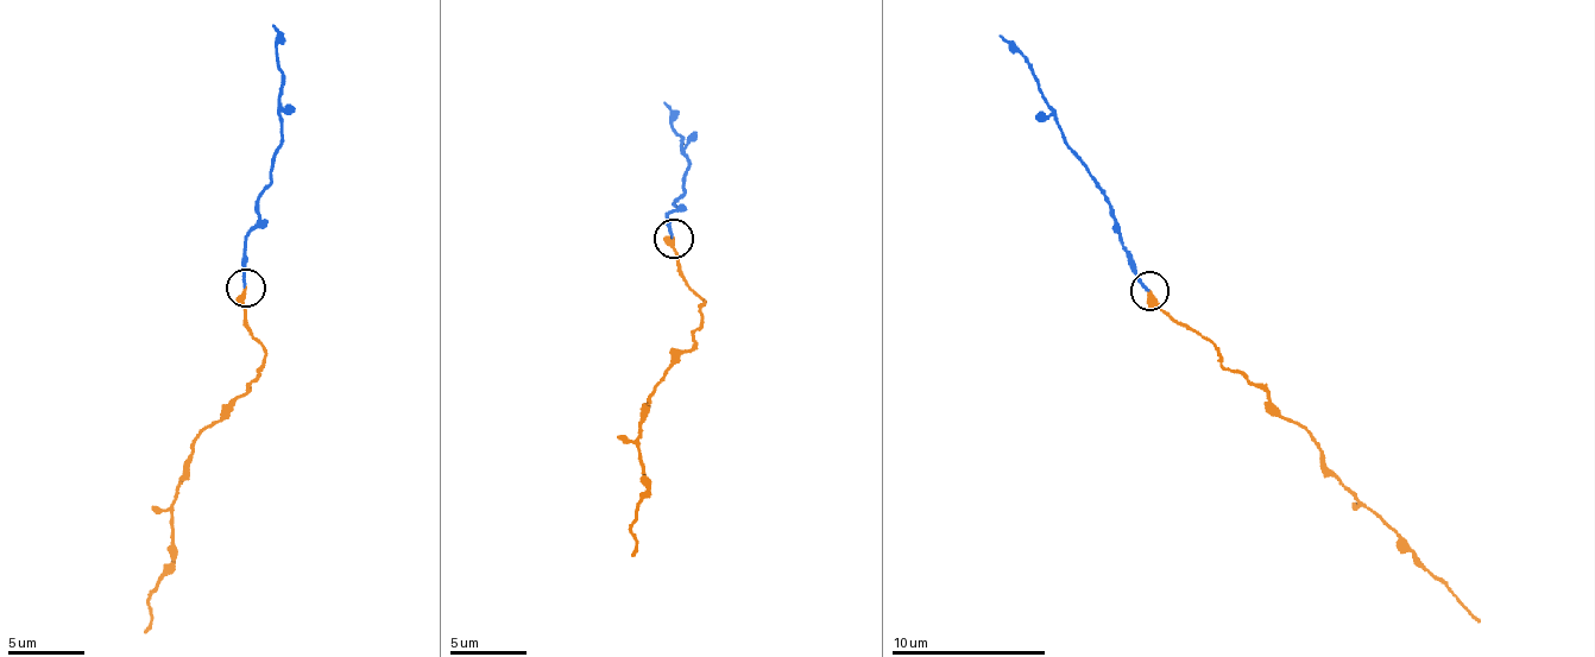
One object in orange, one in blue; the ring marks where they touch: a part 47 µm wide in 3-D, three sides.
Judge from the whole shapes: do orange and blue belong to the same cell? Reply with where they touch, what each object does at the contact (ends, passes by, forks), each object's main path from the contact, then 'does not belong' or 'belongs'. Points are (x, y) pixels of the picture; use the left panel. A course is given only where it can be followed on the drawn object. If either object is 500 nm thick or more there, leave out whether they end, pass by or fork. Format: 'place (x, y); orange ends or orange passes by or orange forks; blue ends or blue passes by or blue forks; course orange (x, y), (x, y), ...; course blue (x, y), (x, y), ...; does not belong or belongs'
place (246, 288); orange passes by; blue ends; course orange (246, 289), (244, 322), (264, 346), (263, 366), (193, 441), (174, 501), (172, 562), (143, 632); course blue (243, 289), (245, 233), (270, 182), (282, 133), (277, 58), (279, 33), (272, 25); does not belong

